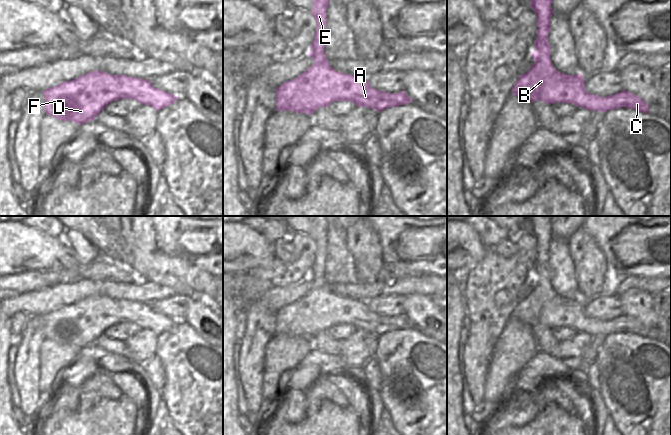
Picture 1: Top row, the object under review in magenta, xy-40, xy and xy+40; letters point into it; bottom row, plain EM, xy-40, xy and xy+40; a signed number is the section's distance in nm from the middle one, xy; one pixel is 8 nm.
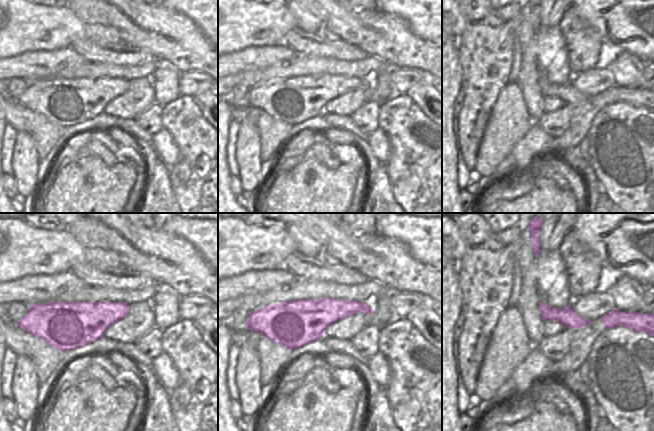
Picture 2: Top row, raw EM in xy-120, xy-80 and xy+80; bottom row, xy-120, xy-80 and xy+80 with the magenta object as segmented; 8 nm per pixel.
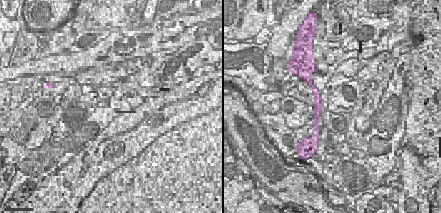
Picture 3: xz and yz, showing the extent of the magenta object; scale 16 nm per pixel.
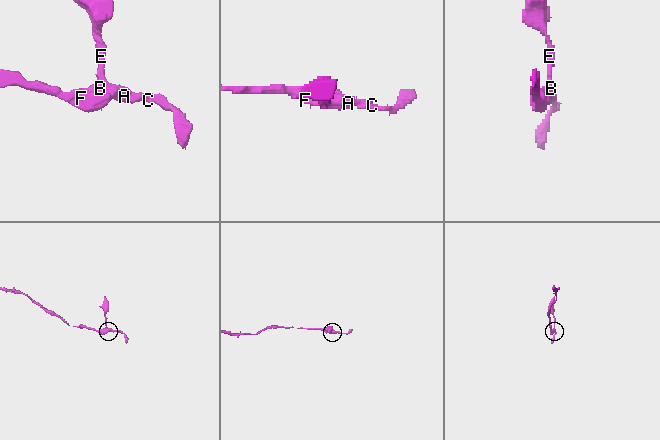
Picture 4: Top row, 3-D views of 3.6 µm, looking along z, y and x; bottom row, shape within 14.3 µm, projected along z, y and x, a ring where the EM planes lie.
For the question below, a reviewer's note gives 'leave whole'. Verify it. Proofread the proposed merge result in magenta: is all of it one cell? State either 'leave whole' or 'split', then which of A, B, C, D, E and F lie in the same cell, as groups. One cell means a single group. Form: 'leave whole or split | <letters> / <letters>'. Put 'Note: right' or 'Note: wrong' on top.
Note: right
leave whole | A B C D E F

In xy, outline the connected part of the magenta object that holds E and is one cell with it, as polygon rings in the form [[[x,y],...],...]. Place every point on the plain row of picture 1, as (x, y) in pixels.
[[[308,216],[308,218],[312,224],[310,236],[316,244],[316,256],[310,270],[310,276],[307,279],[314,284],[314,288],[295,303],[276,311],[276,335],[295,335],[312,339],[317,333],[328,331],[335,325],[351,325],[356,328],[356,331],[369,331],[379,337],[389,331],[413,327],[405,315],[399,317],[379,315],[370,310],[366,301],[341,297],[330,290],[324,276],[326,270],[326,234],[330,220],[327,216]]]

